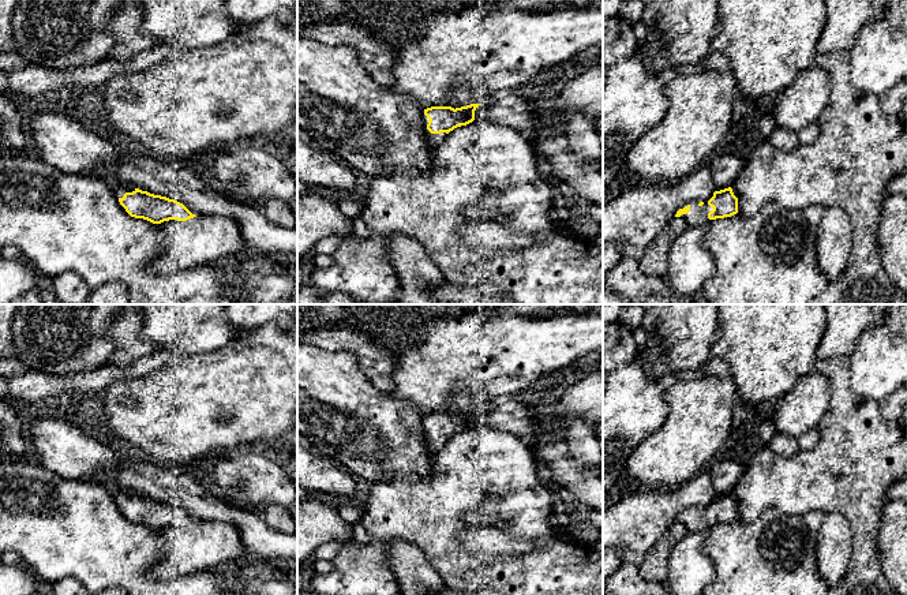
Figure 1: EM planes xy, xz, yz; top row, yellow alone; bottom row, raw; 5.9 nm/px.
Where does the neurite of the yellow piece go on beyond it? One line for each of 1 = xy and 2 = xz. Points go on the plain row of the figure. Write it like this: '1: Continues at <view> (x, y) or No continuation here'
1: Continues at xy (120, 496)
2: Continues at xz (434, 445)

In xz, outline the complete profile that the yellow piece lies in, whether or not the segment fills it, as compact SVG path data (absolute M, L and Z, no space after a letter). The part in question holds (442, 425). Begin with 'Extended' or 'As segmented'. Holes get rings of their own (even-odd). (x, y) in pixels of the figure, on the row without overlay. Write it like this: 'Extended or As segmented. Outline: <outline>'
Extended. Outline: M471 409L456 415L451 412L431 412L424 415L423 427L428 449L436 453L450 437L472 429L479 411L481 409Z

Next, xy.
Extended. Outline: M128 490L110 491L120 510L135 524L143 524L153 529L169 525L187 527L196 523L183 509L166 502L154 501Z

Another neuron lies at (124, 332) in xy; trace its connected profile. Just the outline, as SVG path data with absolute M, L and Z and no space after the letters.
M127 304L108 330L116 349L108 363L128 367L155 351L151 343L140 337L142 315L138 304Z

